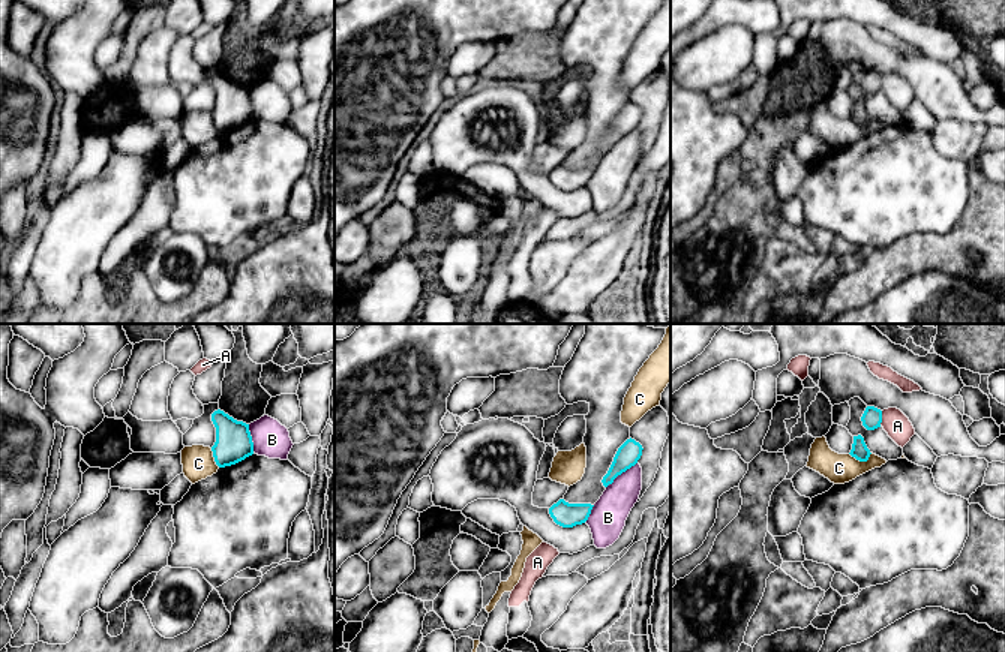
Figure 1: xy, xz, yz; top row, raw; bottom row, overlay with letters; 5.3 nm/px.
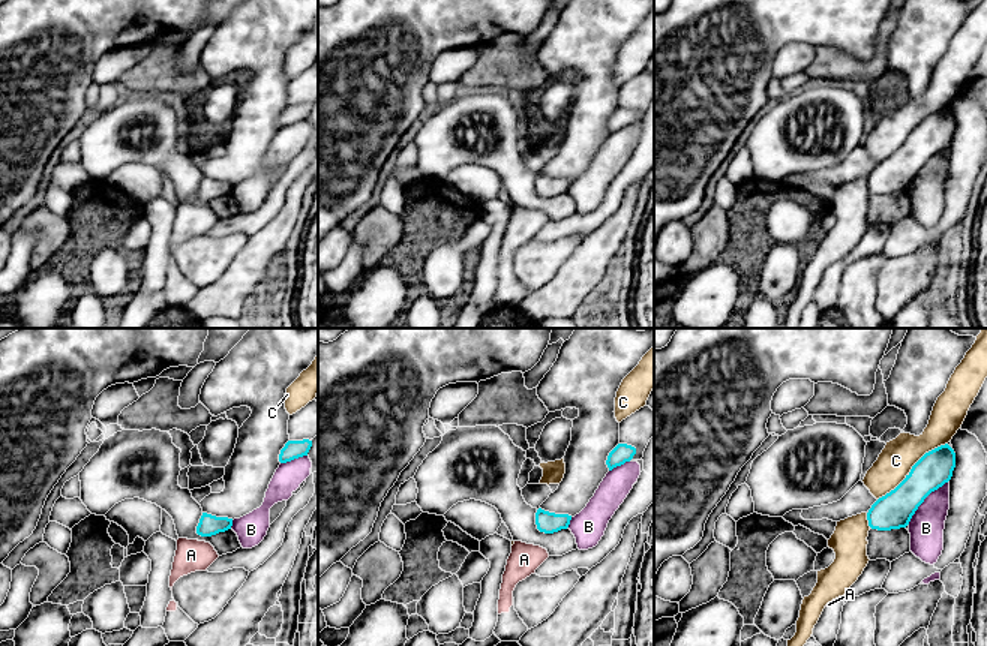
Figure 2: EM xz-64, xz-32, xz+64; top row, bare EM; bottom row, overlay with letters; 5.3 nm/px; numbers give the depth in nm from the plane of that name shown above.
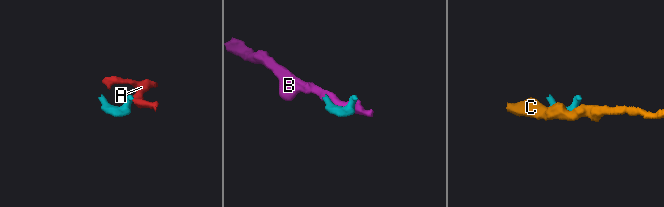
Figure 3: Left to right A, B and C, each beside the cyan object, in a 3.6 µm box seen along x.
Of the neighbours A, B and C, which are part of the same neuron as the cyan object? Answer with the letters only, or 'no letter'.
no letter

